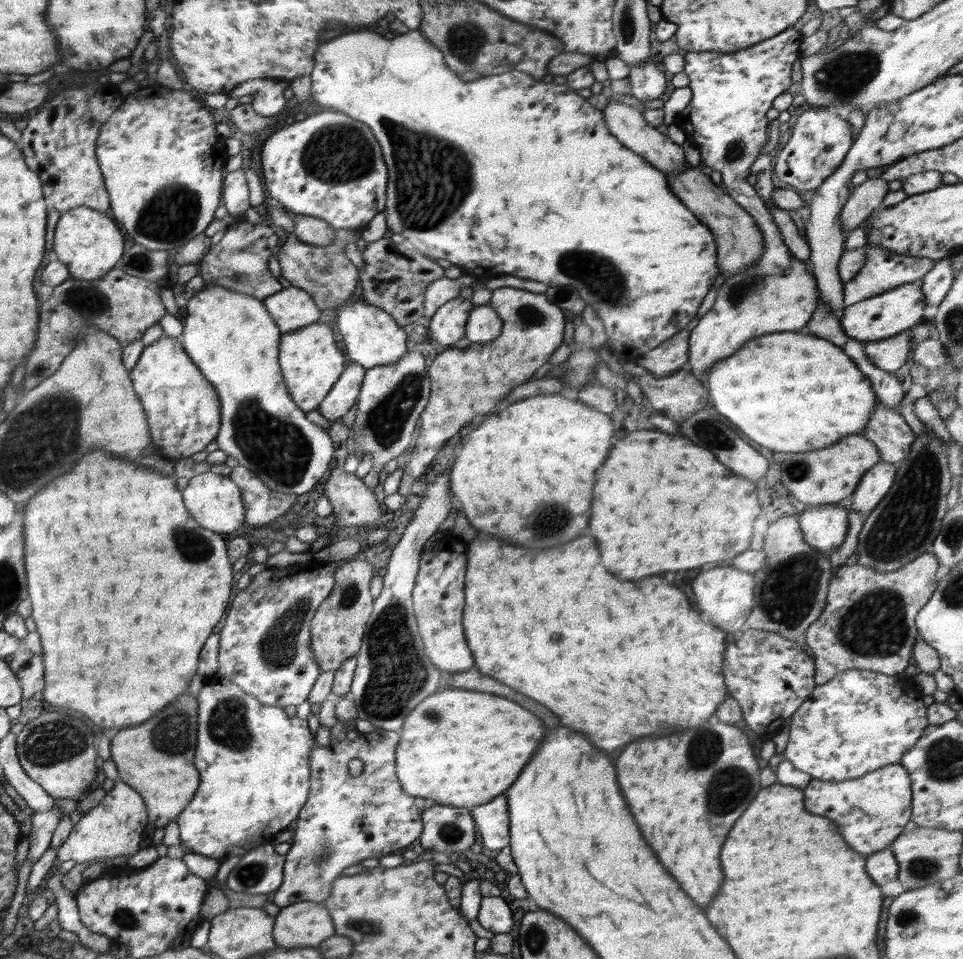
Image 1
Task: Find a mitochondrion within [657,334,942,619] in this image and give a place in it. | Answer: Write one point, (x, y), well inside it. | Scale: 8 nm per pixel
(707, 431)

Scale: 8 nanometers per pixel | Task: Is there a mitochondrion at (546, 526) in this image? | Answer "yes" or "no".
yes

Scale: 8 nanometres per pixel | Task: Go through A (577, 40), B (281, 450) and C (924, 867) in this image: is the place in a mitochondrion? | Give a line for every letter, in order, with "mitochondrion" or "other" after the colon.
A: other
B: mitochondrion
C: mitochondrion

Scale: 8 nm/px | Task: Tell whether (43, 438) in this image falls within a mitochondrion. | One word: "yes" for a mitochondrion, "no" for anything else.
yes

